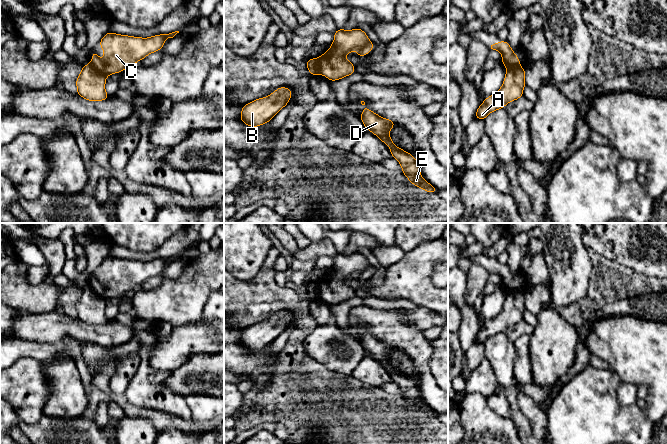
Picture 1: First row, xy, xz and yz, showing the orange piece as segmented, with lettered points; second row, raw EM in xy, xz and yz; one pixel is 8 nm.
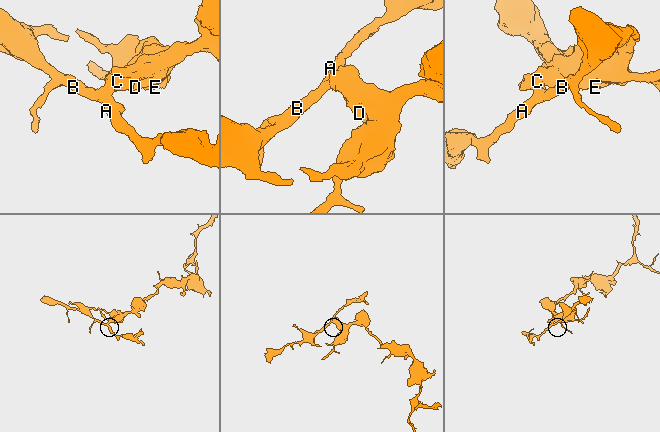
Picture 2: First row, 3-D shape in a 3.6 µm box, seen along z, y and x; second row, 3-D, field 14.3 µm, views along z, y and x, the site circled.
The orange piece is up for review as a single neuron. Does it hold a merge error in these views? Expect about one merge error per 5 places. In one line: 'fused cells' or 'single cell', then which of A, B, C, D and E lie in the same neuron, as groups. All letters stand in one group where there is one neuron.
fused cells; A B / C D E

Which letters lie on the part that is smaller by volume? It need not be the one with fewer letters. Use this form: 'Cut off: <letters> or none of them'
Cut off: A, B

